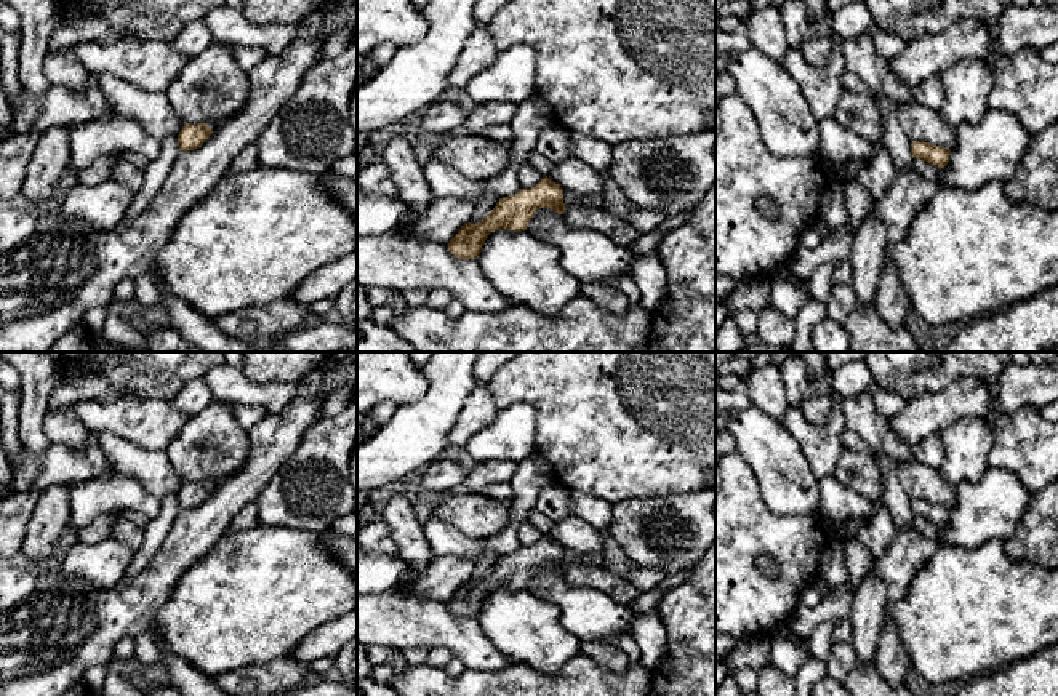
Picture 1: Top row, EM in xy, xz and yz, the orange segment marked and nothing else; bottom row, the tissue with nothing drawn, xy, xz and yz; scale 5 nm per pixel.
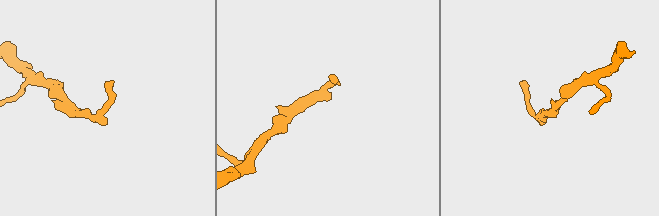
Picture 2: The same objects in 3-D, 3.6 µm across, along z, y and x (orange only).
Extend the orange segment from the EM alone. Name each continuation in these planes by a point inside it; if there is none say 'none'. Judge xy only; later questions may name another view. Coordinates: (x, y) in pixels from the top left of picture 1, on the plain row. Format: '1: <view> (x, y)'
none

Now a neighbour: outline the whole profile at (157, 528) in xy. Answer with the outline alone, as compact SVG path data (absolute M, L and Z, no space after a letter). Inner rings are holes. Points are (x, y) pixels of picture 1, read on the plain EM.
M178 493L163 496L160 504L158 515L144 526L142 546L134 552L123 582L134 579L150 563L181 512Z

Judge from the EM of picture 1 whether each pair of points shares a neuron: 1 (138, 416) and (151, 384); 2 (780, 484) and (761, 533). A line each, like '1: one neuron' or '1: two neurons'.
1: two neurons
2: two neurons

